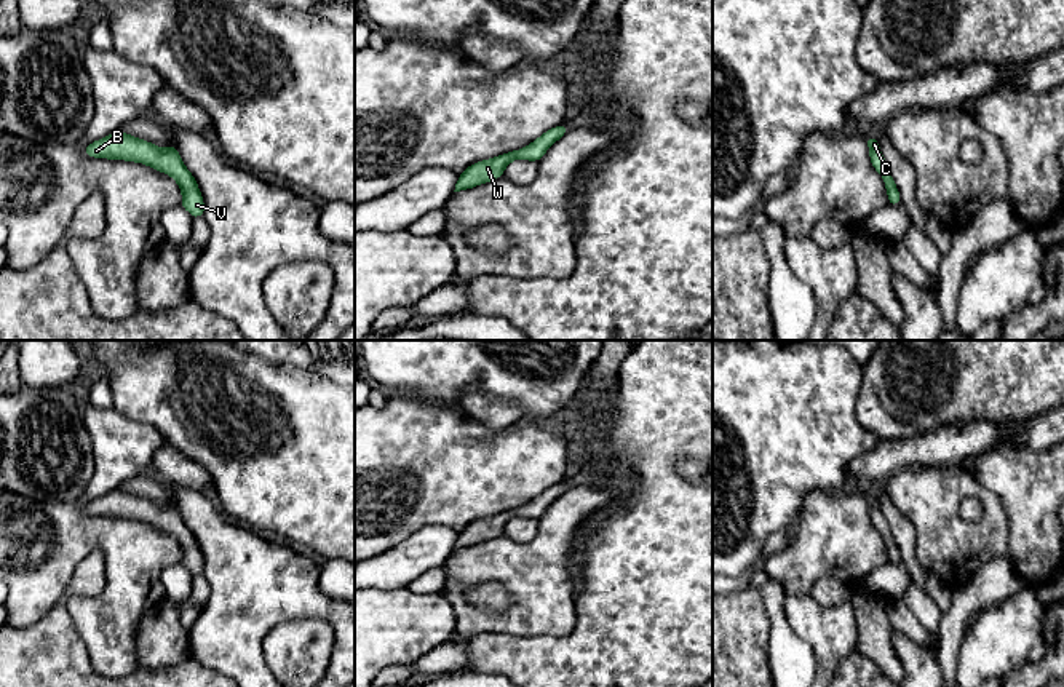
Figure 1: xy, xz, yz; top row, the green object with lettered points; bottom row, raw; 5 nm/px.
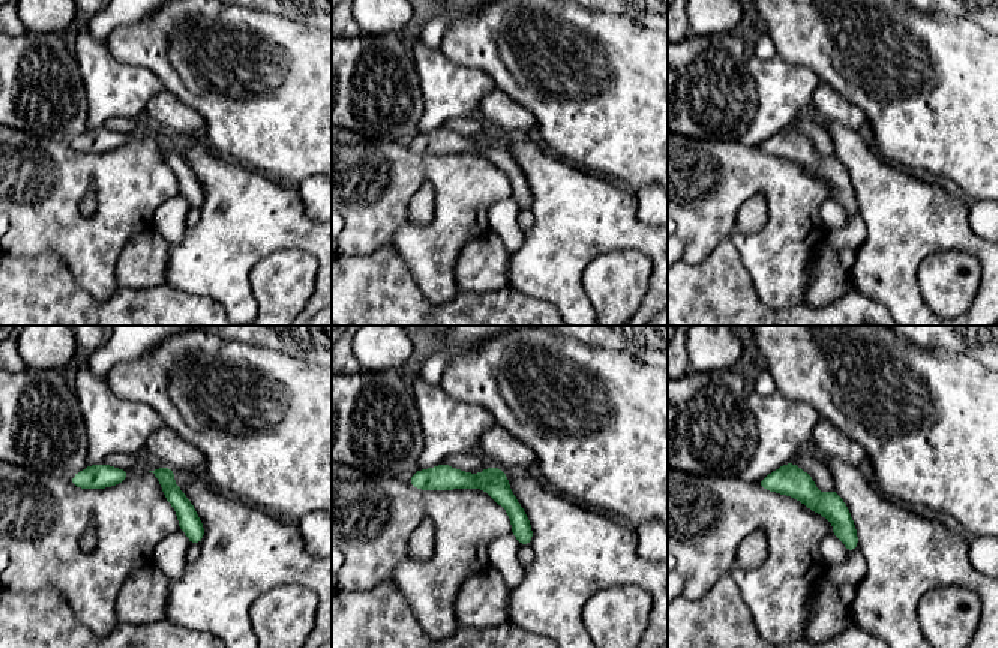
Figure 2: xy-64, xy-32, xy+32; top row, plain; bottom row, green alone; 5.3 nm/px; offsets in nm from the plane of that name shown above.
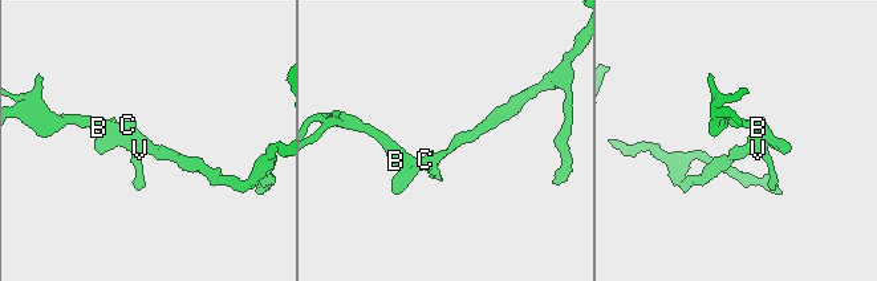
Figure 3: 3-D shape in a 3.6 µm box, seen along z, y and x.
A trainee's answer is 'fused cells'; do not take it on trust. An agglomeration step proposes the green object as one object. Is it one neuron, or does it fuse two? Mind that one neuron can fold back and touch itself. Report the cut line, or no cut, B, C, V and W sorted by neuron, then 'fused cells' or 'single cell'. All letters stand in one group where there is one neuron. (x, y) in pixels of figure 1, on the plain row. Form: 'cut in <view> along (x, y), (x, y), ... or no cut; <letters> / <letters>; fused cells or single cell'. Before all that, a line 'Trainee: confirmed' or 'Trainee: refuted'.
Trainee: refuted
no cut; B C V W; single cell

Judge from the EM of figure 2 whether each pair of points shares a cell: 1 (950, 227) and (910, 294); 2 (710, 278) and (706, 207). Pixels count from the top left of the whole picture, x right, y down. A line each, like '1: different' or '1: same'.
1: same
2: different

